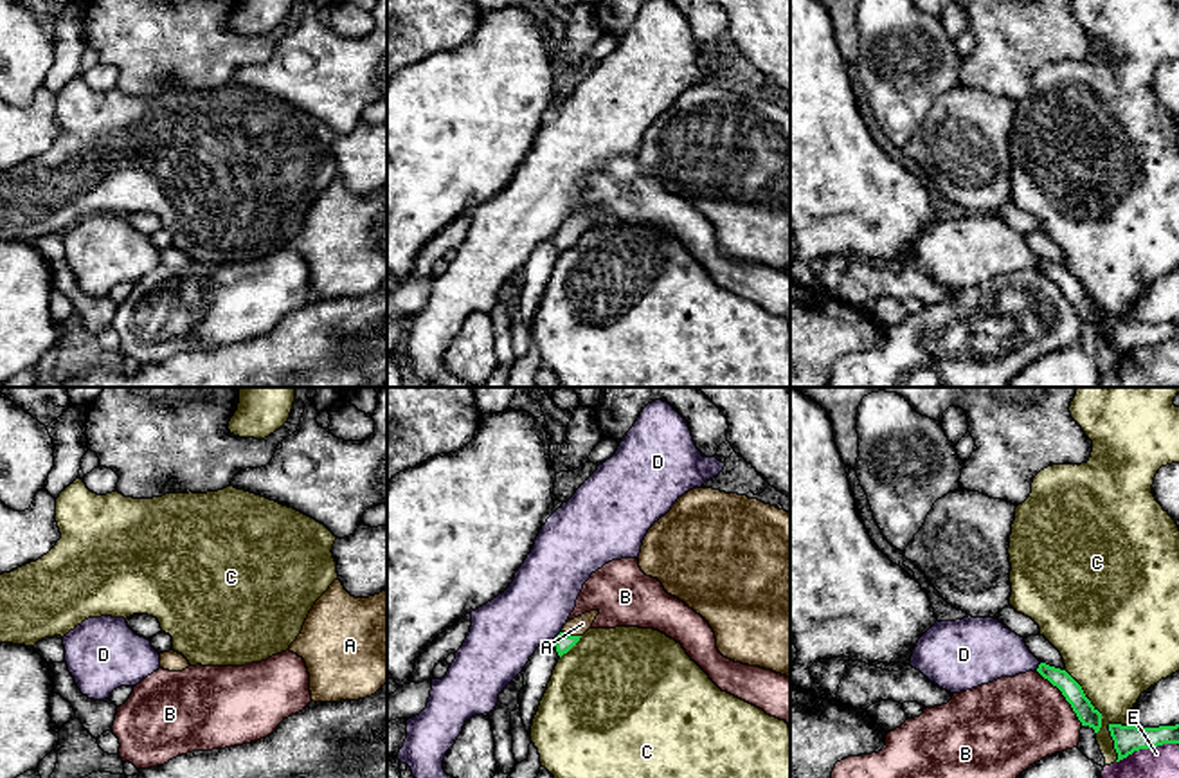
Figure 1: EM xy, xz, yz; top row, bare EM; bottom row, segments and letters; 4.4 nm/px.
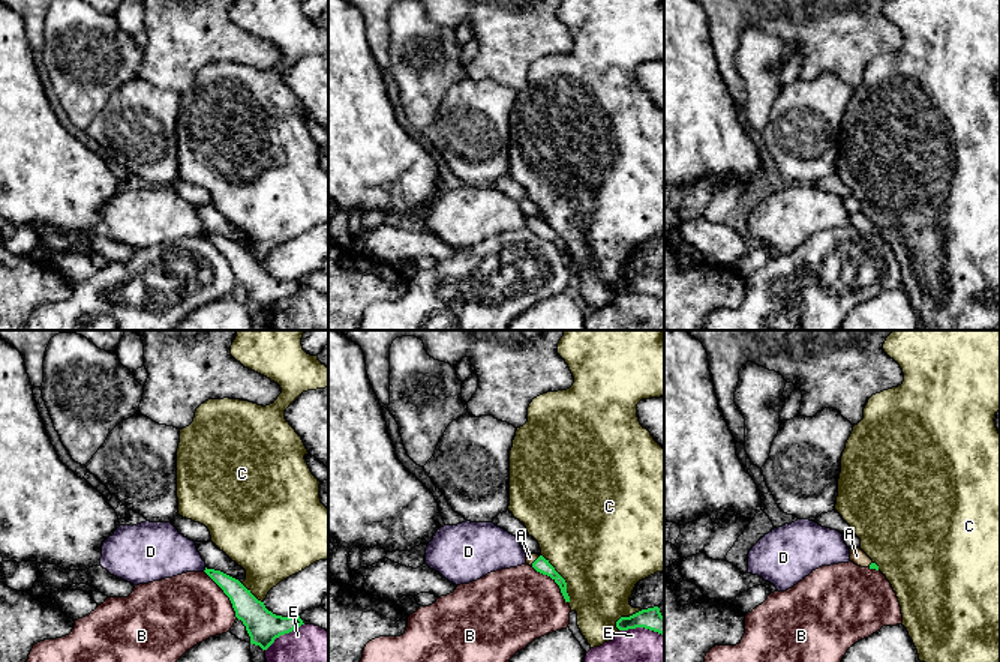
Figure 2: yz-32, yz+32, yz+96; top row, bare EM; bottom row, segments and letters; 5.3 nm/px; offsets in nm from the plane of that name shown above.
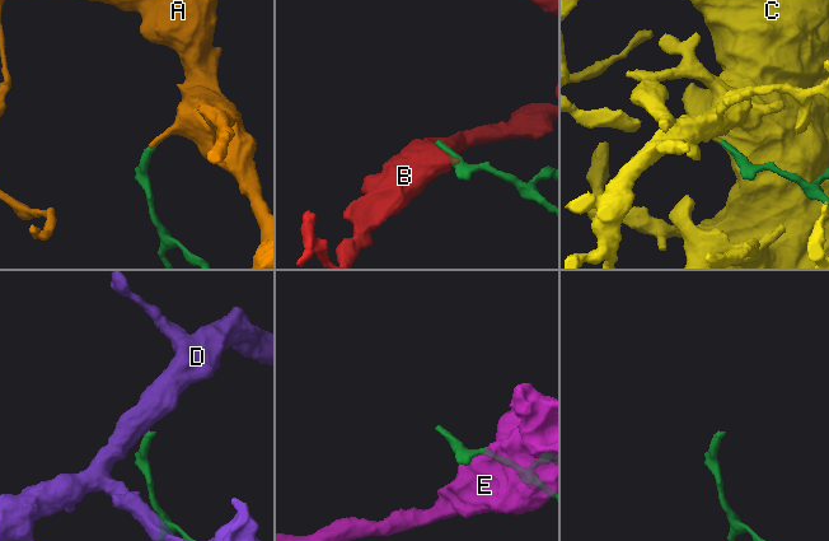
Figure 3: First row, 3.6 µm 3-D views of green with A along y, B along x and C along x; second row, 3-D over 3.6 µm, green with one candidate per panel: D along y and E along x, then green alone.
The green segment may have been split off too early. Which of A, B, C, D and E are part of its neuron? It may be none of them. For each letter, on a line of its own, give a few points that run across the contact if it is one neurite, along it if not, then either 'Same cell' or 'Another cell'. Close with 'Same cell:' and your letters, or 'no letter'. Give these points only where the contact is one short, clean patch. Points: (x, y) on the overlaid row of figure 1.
A: Line: xz (562, 642), (571, 636), (582, 624). Same cell
B: Line: yz (1037, 670), (1061, 692), (1082, 724). Another cell
C: Another cell
D: Line: xz (560, 631), (551, 642). Another cell
E: Another cell
Same cell: A

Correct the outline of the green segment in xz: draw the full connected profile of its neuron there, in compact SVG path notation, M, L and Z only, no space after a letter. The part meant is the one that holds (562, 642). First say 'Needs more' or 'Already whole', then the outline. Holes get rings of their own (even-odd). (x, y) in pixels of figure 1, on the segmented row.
Needs more. M590 611L574 620L569 620L563 625L562 632L553 639L560 657L580 641L580 638L592 627L598 614L599 611Z

